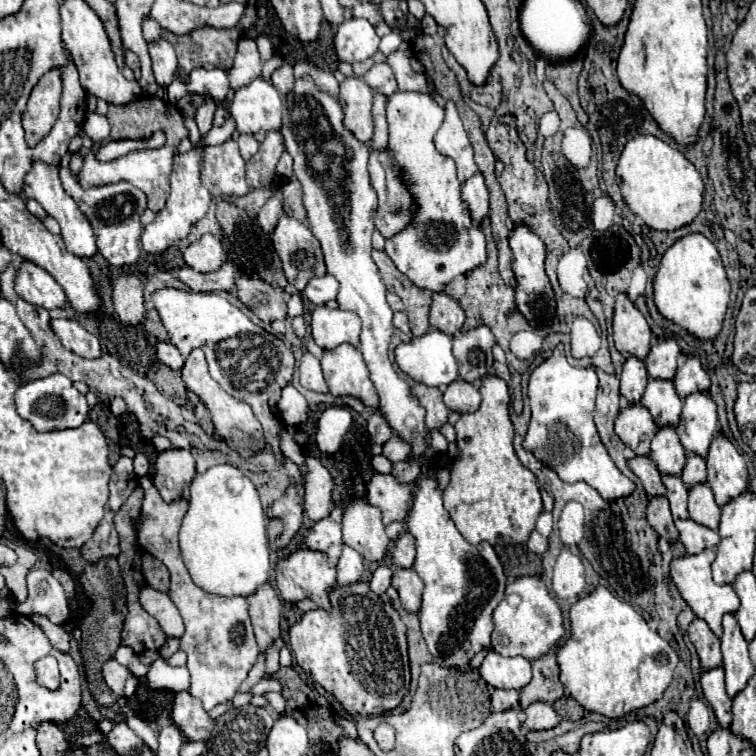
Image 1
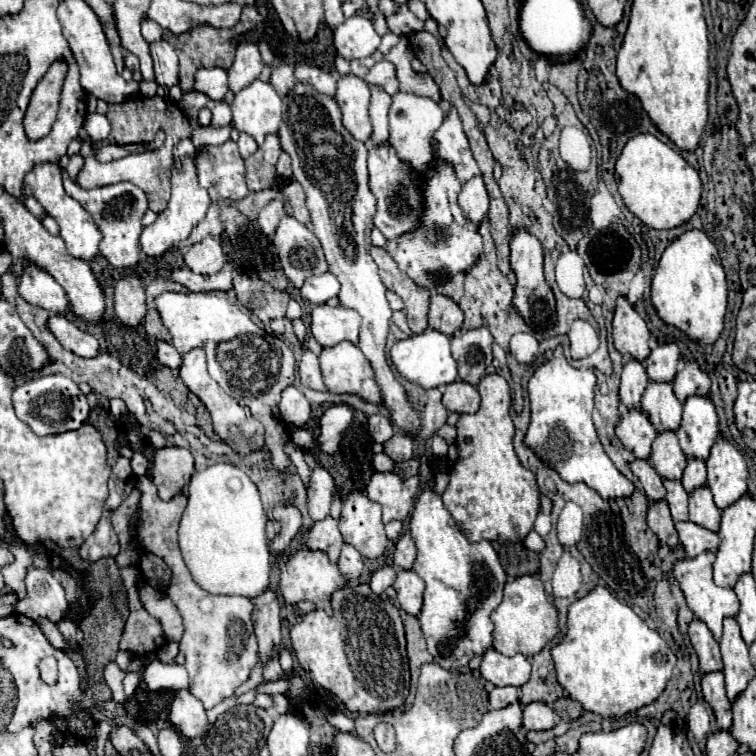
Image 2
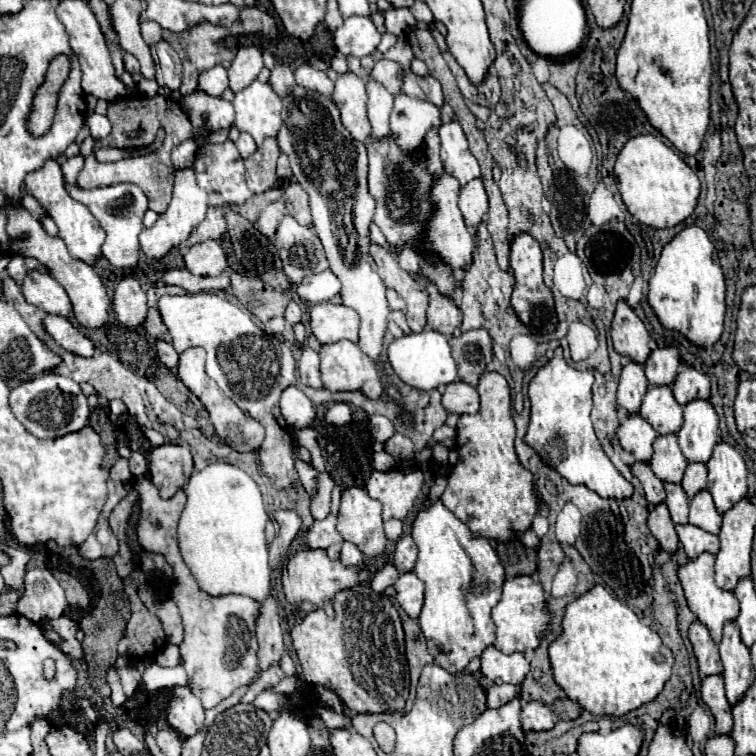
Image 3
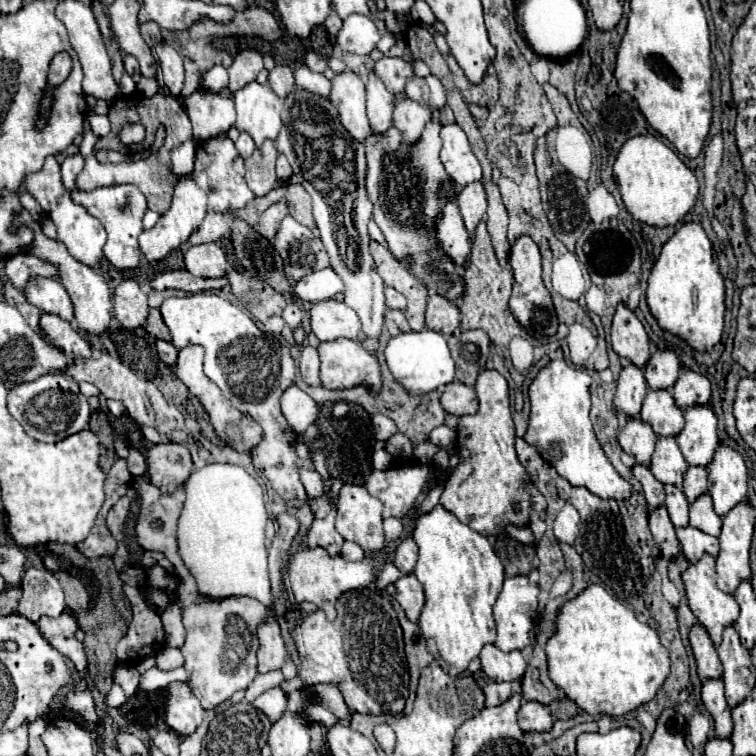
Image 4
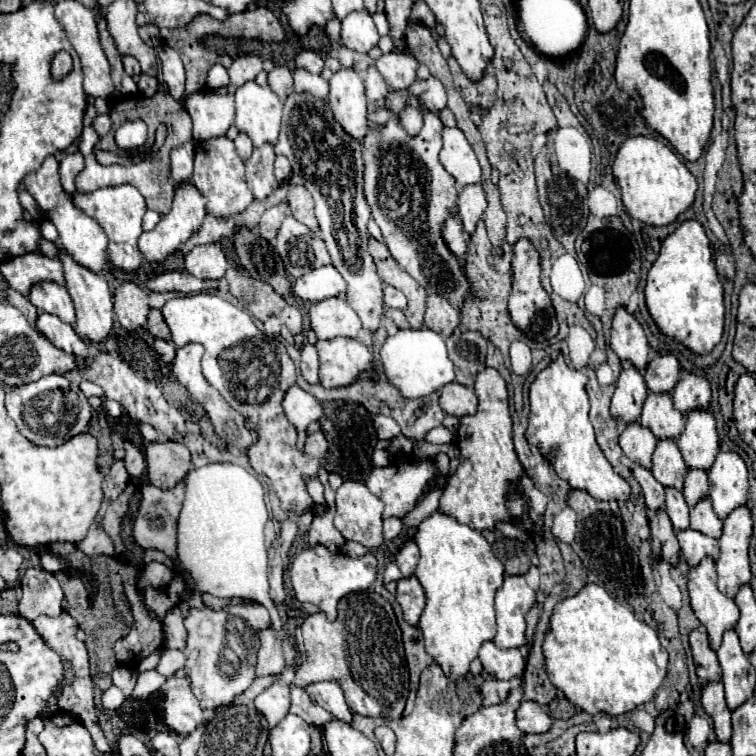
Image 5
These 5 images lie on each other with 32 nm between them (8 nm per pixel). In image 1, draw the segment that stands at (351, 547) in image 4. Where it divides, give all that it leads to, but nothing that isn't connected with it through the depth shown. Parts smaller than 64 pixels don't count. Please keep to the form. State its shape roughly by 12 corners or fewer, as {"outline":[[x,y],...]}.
{"outline":[[344,546],[338,562],[338,586],[356,584],[364,558]]}

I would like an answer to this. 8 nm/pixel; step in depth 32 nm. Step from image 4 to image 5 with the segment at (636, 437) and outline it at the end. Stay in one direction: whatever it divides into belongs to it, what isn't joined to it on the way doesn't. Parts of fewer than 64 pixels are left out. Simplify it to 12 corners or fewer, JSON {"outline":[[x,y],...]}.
{"outline":[[638,422],[620,434],[624,454],[650,470],[658,438]]}

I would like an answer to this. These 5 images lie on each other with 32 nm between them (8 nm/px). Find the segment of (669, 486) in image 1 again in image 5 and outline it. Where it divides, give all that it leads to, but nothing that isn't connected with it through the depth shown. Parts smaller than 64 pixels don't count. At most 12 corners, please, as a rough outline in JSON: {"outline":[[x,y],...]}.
{"outline":[[666,488],[666,512],[674,530],[688,528],[688,504],[680,490]]}

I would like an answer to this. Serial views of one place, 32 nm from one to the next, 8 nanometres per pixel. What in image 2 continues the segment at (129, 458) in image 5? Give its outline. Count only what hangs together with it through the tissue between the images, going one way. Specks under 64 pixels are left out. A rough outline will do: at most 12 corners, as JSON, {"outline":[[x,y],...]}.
{"outline":[[134,452],[130,466],[136,476],[148,474],[148,460]]}

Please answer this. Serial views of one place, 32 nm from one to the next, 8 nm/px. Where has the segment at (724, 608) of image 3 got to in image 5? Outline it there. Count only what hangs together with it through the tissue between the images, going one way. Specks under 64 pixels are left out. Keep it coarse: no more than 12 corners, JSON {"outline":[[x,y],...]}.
{"outline":[[712,558],[690,570],[692,610],[718,650],[738,608],[716,588]]}

